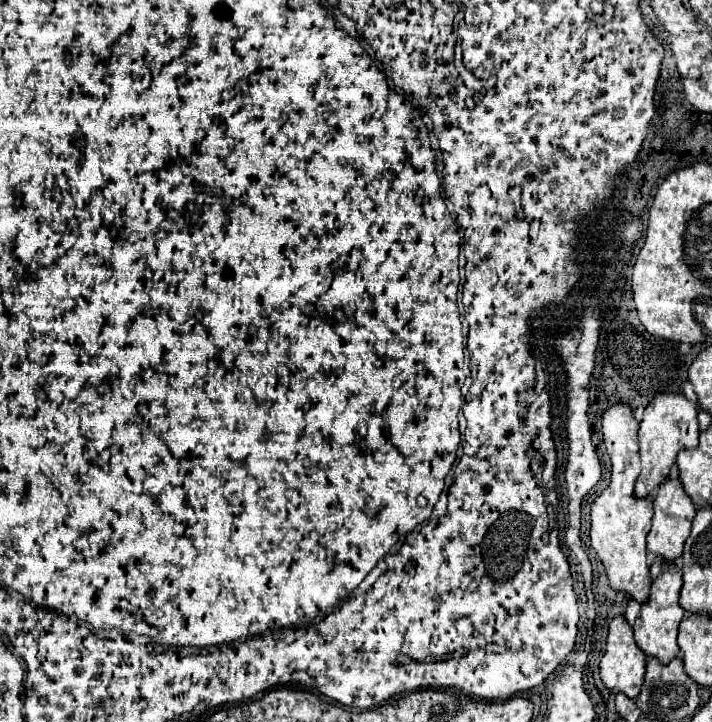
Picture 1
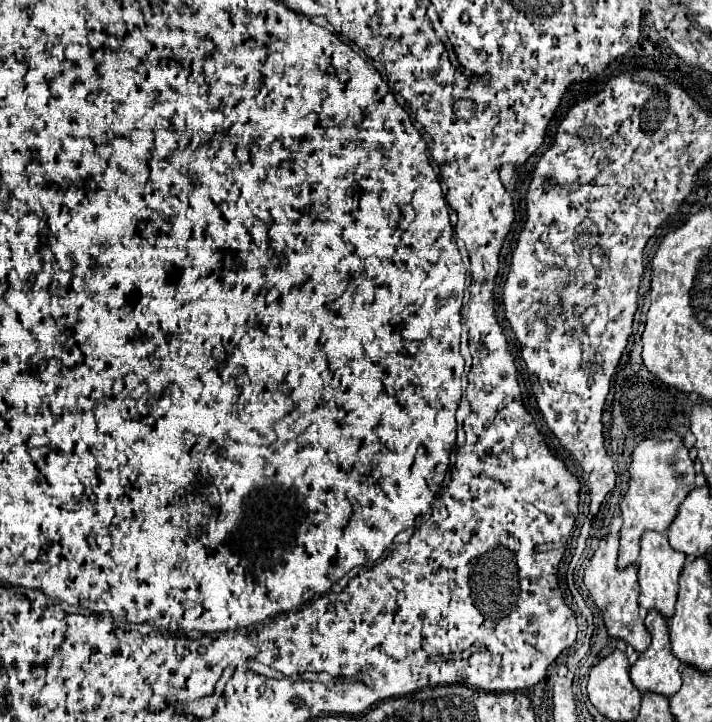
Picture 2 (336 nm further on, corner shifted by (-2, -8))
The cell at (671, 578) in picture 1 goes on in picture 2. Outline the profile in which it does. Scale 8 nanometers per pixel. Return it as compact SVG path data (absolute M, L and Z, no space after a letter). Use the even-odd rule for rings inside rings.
M648 611L644 625L652 635L652 643L646 653L640 653L638 661L630 669L630 679L638 691L652 691L672 697L678 691L682 679L678 671L680 663L670 651L668 623L660 613Z

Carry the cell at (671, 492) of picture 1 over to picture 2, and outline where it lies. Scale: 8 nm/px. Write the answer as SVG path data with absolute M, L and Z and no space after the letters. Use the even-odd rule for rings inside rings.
M646 533L640 543L640 557L638 557L638 583L640 583L640 607L642 609L656 609L666 619L674 615L674 603L678 597L678 577L684 567L686 557L678 551L672 551L666 533Z

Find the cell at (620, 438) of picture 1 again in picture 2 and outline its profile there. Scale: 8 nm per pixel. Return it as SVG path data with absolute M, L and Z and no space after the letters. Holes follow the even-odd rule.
M608 535L600 541L590 565L584 571L584 585L590 591L598 609L602 611L608 635L614 639L626 641L636 653L642 653L650 645L650 633L644 627L644 613L640 611L640 605L638 605L638 595L640 595L640 585L636 579L638 569L630 565L628 569L618 571L616 557L618 557L618 535Z

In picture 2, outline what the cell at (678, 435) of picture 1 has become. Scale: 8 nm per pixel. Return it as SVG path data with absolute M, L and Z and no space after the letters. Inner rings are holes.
M666 431L660 439L644 439L632 453L630 463L630 487L620 501L622 529L620 529L620 553L618 569L626 569L638 559L640 539L646 531L666 531L674 521L680 503L694 489L694 463L688 457L688 449L678 433Z

